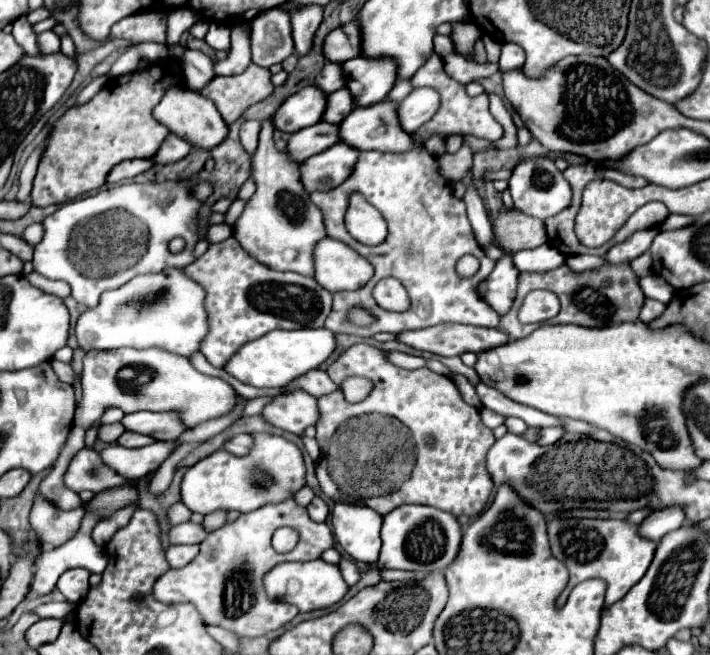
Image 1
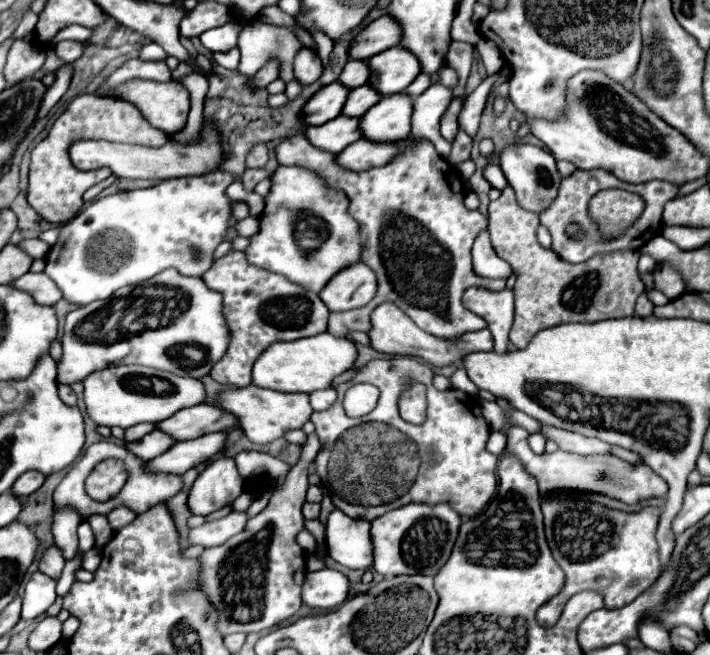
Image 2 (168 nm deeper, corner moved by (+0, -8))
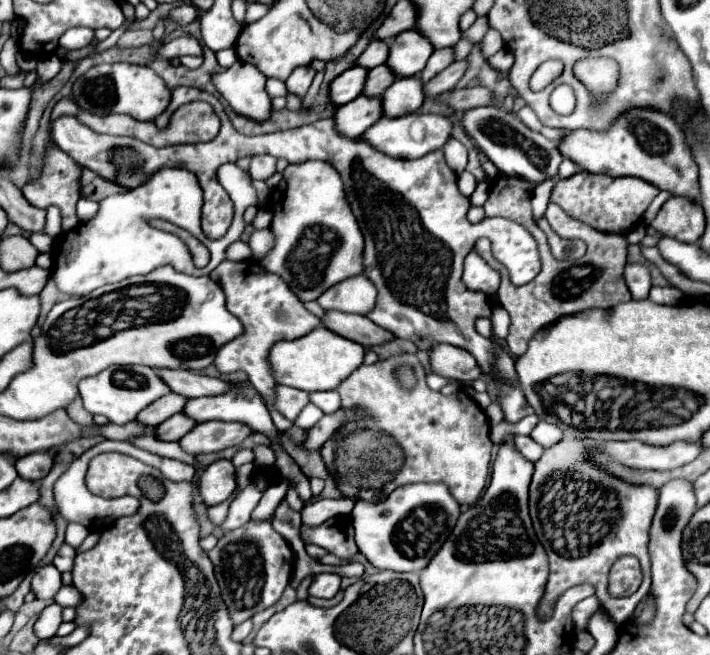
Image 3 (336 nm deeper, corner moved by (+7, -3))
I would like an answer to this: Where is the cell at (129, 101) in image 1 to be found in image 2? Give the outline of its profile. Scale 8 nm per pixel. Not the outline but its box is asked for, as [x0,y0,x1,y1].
[28,94,168,222]

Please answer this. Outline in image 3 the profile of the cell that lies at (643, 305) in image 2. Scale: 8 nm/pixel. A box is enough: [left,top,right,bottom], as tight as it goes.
[625,263,651,299]

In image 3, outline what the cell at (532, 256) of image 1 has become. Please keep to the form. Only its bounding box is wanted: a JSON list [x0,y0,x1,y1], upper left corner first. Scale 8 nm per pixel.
[531,180,554,221]

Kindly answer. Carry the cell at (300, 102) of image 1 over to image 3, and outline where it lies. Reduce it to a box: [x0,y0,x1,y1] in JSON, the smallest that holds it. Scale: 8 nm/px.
[333,65,369,105]

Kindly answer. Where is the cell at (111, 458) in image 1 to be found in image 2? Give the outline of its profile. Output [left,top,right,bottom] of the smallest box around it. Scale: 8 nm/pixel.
[144,432,226,474]

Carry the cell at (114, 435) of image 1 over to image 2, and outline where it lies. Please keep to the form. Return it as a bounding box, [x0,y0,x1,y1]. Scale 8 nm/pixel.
[124,424,156,442]

